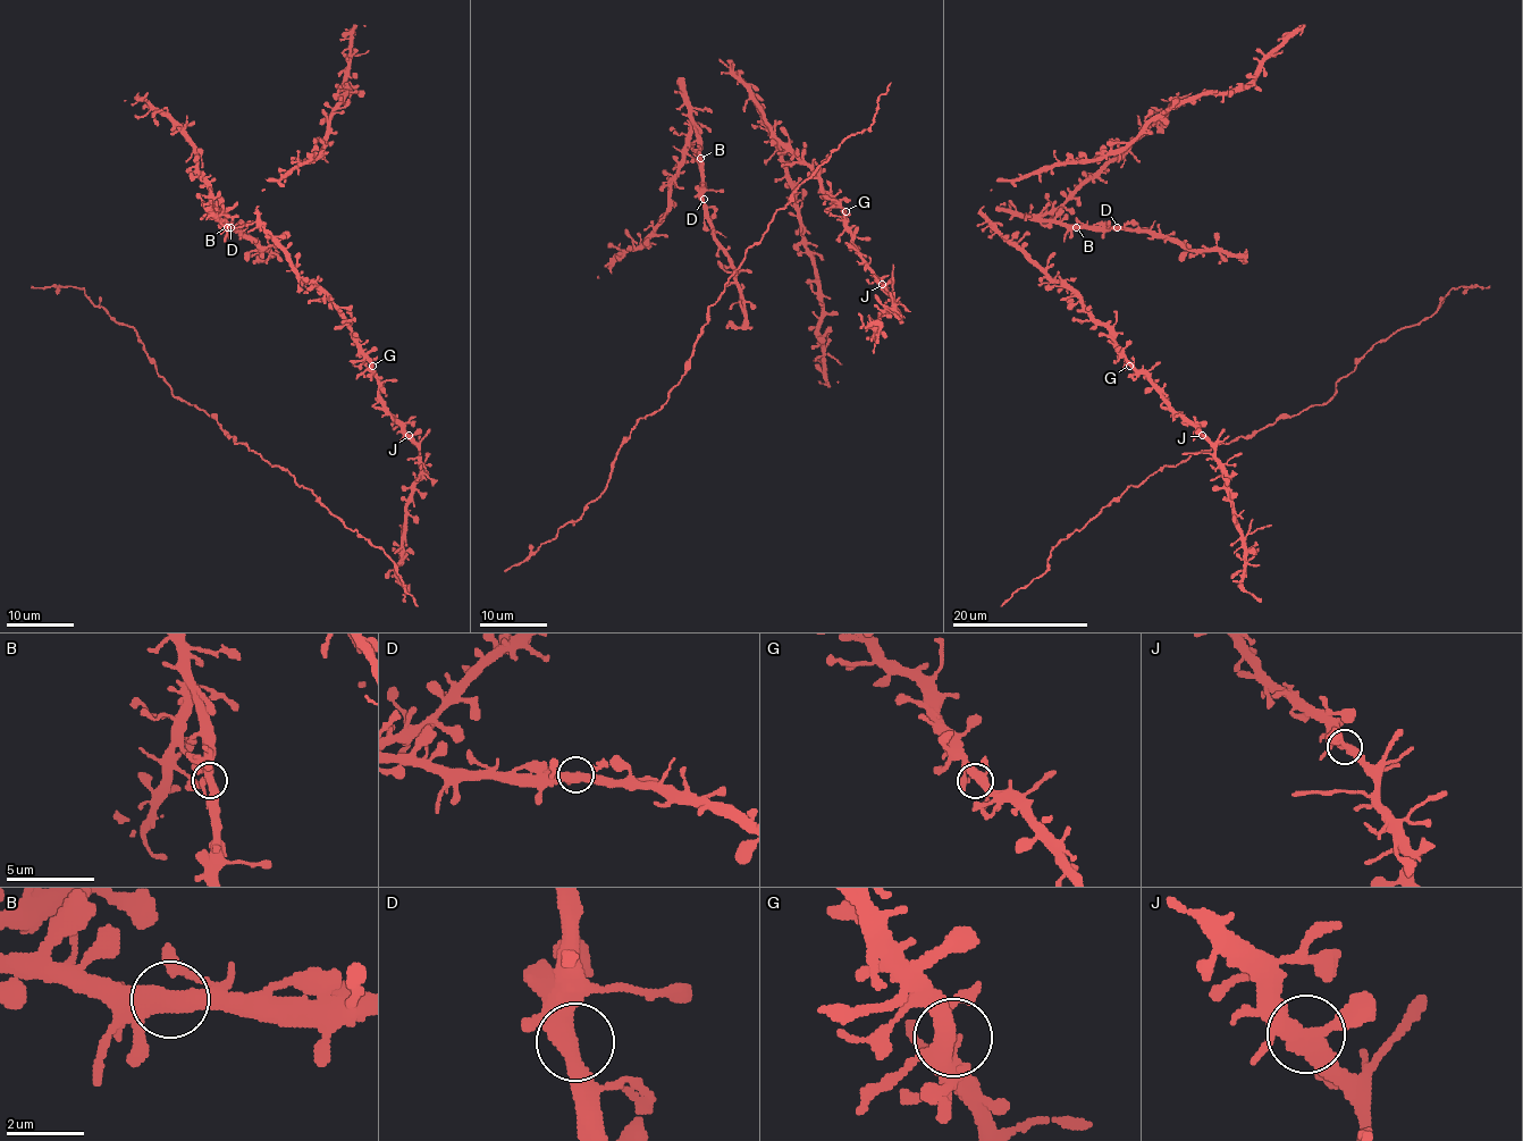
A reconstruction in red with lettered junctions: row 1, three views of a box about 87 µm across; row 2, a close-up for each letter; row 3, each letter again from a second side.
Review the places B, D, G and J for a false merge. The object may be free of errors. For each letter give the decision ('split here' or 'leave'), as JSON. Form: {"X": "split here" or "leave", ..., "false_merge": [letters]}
{"B": "leave", "D": "leave", "G": "leave", "J": "leave", "false_merge": []}

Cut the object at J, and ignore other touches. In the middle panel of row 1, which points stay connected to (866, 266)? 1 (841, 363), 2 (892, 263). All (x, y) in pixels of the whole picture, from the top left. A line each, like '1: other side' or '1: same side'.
1: same side
2: other side

